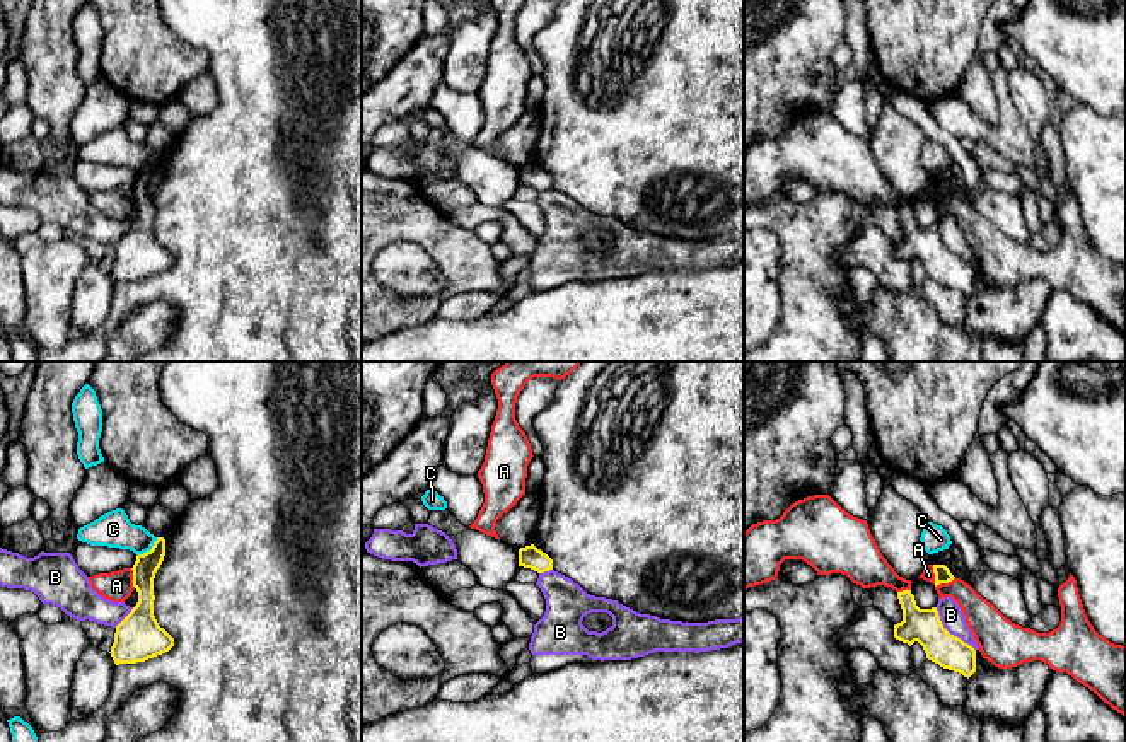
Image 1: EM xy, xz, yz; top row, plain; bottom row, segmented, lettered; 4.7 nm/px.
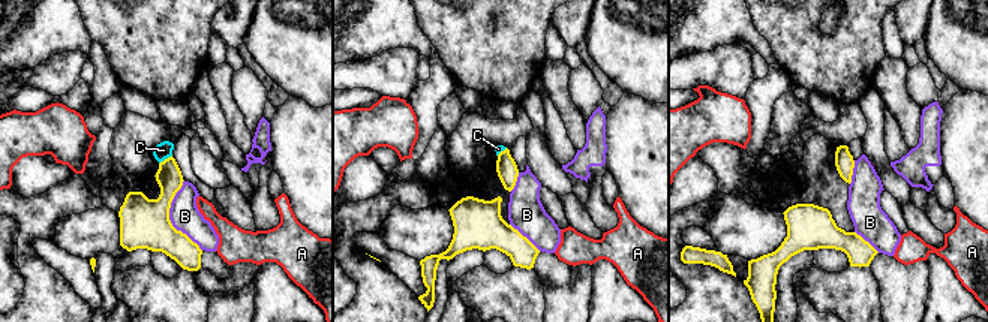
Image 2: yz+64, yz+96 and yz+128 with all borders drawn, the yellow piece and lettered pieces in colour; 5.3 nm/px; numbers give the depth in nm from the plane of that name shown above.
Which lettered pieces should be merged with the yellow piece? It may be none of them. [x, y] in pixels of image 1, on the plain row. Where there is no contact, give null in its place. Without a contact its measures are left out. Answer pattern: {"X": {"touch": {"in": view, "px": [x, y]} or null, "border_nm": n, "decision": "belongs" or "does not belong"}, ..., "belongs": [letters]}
{"A": {"touch": {"in": "yz", "px": [937, 202]}, "border_nm": 130, "decision": "does not belong"}, "B": {"touch": {"in": "yz", "px": [949, 251]}, "border_nm": 280, "decision": "does not belong"}, "C": {"touch": {"in": "xy", "px": [150, 168]}, "border_nm": 140, "decision": "does not belong"}, "belongs": []}

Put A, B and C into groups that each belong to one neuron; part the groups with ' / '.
A / B / C

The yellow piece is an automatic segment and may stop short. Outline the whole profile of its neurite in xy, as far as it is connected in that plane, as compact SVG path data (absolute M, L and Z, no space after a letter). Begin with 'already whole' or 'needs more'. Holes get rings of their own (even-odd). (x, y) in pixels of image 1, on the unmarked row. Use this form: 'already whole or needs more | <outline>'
already whole | M157 155L150 169L136 174L131 188L138 220L116 244L114 261L109 270L116 283L145 280L174 264L174 256L159 244L154 234L154 196L164 174L164 155Z

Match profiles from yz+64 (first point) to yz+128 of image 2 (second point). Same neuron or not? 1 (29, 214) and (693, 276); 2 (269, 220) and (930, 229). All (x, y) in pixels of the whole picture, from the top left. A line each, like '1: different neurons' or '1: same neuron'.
1: same neuron
2: different neurons

